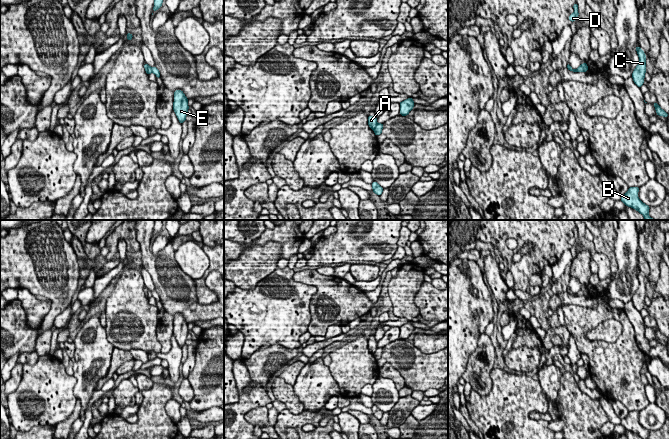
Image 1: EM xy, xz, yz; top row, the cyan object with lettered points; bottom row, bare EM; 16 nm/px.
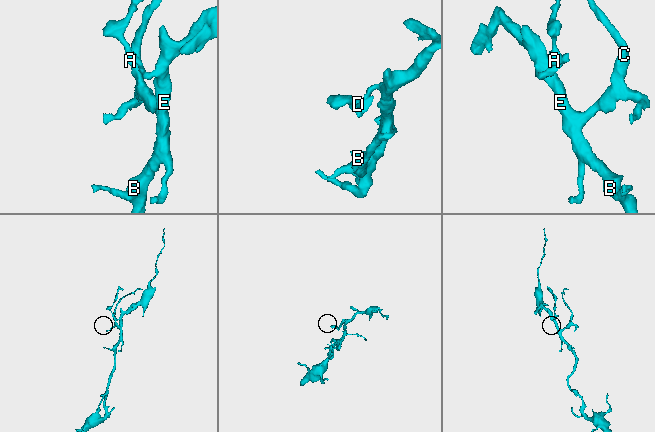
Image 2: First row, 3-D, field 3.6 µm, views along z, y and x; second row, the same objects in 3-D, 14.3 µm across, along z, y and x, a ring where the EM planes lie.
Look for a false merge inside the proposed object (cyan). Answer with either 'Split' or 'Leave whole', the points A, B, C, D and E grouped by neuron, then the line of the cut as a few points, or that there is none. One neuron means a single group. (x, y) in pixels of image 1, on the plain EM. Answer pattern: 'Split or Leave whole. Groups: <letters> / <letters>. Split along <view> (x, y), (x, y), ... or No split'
Split. Groups: A D / B C E. Split along xz (377, 348), (373, 353)

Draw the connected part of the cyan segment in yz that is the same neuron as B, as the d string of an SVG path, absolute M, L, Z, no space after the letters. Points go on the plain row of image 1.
M629 411L627 417L621 420L621 425L642 439L648 439L650 430L647 430L638 422L638 415L639 411Z

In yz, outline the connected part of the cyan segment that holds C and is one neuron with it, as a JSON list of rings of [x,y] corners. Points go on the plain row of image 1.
[[[635,271],[639,280],[639,287],[632,297],[632,302],[637,311],[641,312],[646,297],[646,279],[640,271]]]

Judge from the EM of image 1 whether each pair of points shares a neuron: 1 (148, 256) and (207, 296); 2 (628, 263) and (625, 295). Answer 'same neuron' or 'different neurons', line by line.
1: different neurons
2: same neuron

